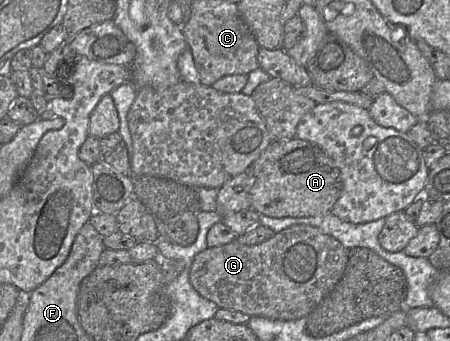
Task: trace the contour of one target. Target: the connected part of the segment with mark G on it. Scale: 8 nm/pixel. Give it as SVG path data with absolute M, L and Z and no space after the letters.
M293 225L255 245L233 242L207 247L189 267L189 280L203 298L246 315L291 321L308 317L342 278L349 249L310 225Z

